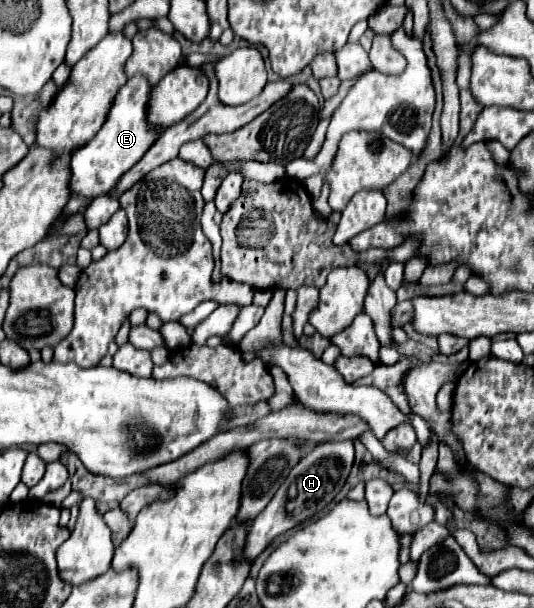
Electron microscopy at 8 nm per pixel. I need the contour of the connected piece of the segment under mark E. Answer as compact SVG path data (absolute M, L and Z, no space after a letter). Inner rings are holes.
M142 77L128 79L128 83L120 87L98 135L94 135L94 139L86 143L82 151L74 151L70 159L70 171L72 171L70 185L68 185L70 197L78 195L84 199L94 199L100 195L108 195L110 191L116 189L120 177L126 171L130 171L150 149L150 145L156 141L160 129L152 127L146 121L146 103L148 103L150 89L152 89L150 83L146 83L146 79Z

